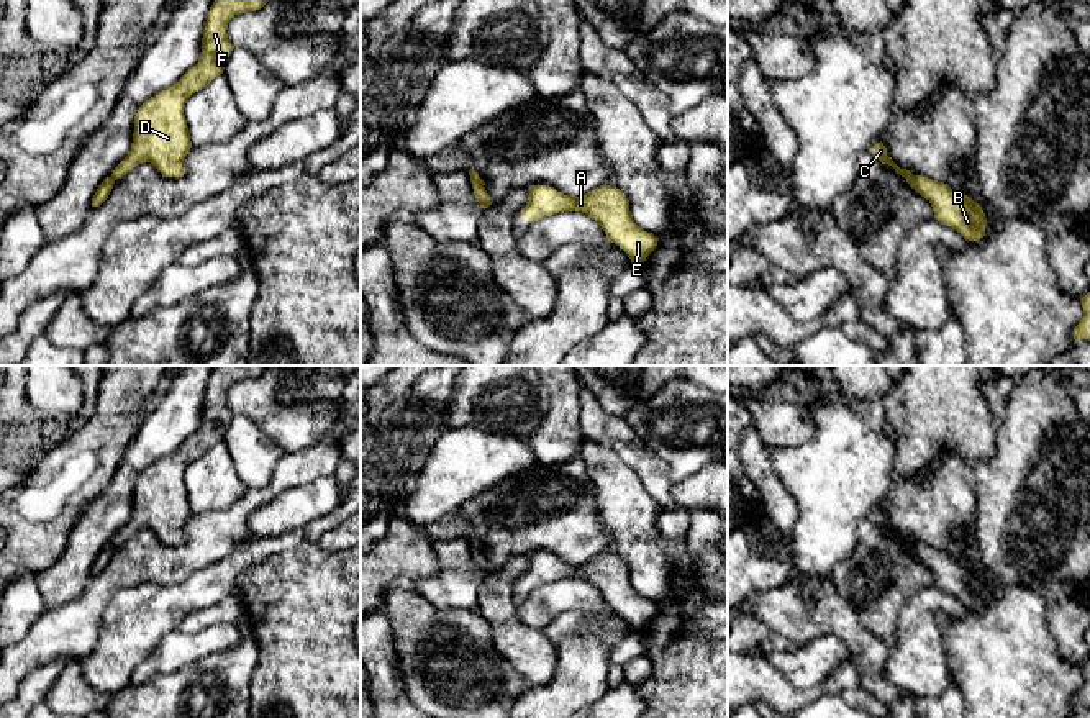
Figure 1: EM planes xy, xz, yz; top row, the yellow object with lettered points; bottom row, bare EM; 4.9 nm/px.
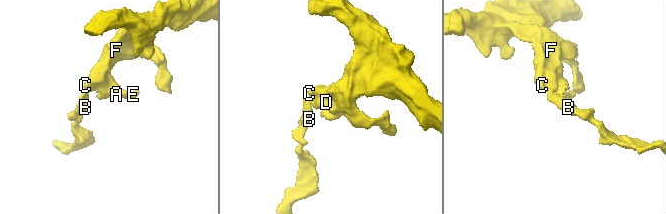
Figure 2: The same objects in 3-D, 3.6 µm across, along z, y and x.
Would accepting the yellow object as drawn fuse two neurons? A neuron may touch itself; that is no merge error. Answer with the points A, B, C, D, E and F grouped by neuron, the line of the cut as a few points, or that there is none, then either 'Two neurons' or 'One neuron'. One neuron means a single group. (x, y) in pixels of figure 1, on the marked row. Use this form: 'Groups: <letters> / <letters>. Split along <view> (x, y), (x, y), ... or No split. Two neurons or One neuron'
Groups: A B C D E F. No split. One neuron

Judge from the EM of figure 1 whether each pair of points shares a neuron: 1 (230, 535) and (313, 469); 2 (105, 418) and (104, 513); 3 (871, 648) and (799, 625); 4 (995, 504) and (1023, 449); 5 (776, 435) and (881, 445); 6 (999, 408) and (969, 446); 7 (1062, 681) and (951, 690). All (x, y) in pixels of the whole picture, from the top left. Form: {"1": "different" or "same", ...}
{"1": "same", "2": "different", "3": "same", "4": "same", "5": "different", "6": "different", "7": "different"}

